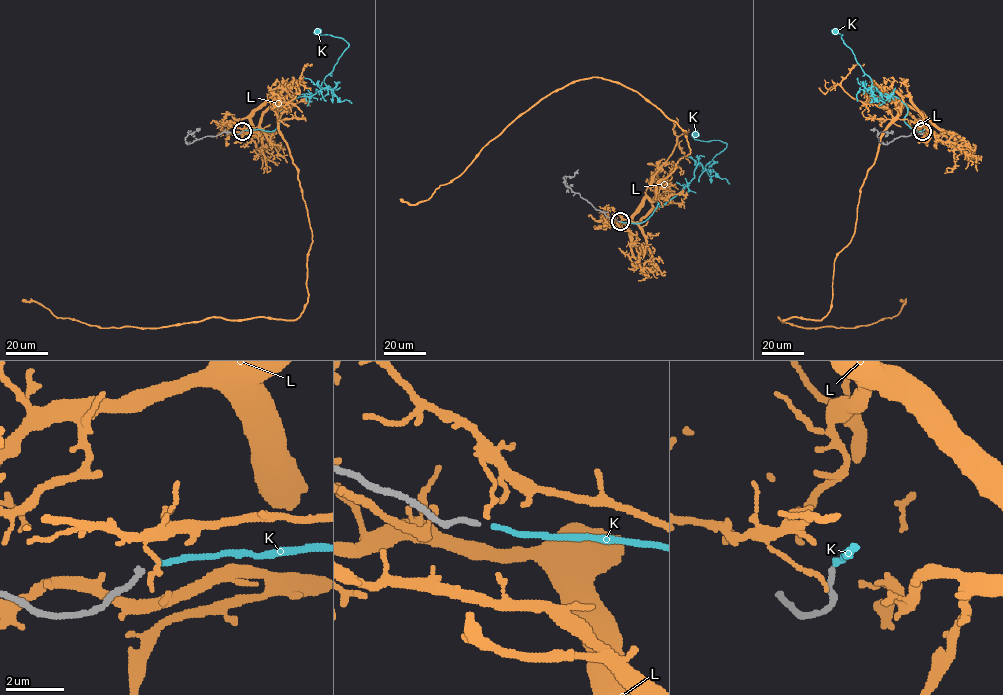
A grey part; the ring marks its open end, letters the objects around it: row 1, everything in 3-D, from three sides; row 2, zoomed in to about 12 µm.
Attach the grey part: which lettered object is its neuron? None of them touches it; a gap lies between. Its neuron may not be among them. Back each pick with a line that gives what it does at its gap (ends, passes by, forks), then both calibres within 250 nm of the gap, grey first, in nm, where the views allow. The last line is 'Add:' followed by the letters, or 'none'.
K: it ends | 180/160 nm
Add: K

